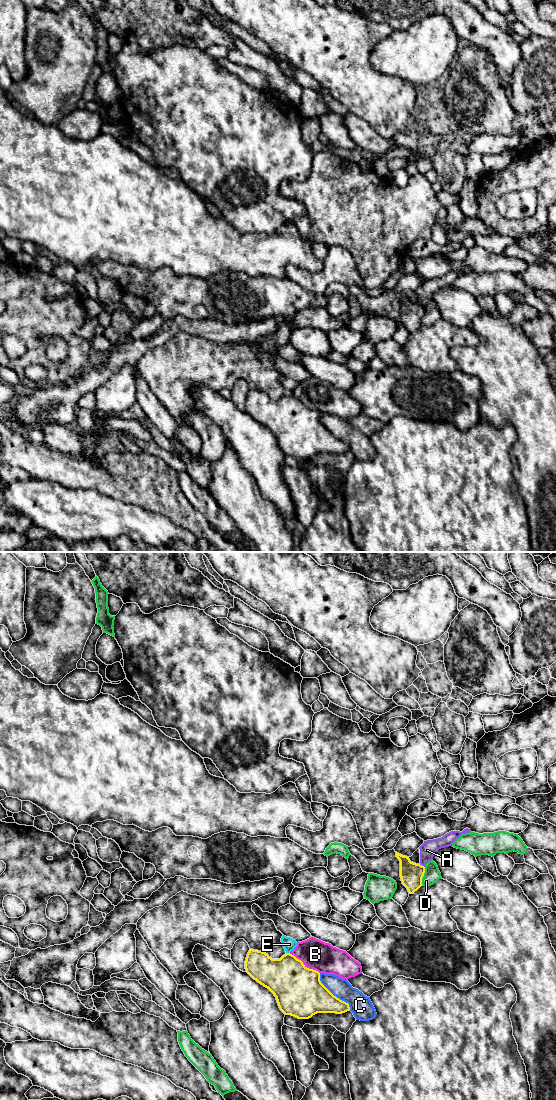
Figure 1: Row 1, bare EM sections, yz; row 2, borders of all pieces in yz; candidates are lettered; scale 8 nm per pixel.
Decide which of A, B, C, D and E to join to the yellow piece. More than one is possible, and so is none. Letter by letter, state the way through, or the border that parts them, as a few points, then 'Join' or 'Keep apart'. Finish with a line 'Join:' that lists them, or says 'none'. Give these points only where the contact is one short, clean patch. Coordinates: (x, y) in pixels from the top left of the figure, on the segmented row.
A: Boundary: yz (419, 864), (424, 867). Keep apart
B: Keep apart
C: Keep apart
D: Keep apart
E: Keep apart
Join: none

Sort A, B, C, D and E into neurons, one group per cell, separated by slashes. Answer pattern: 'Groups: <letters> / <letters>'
Groups: A / B / C / D / E

